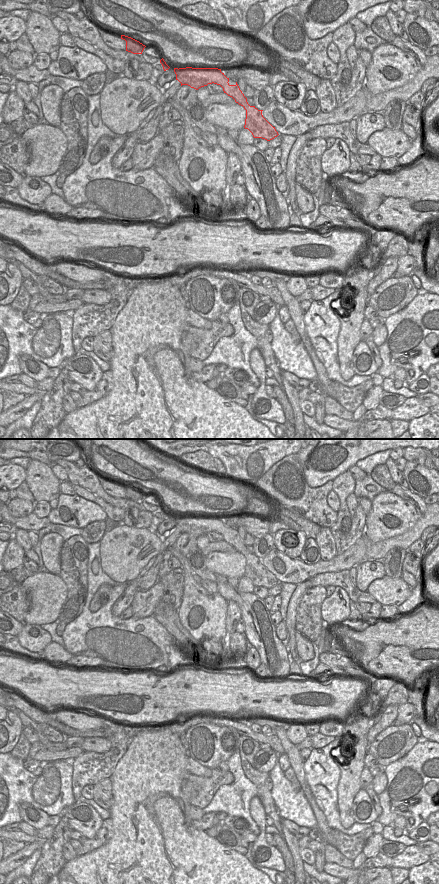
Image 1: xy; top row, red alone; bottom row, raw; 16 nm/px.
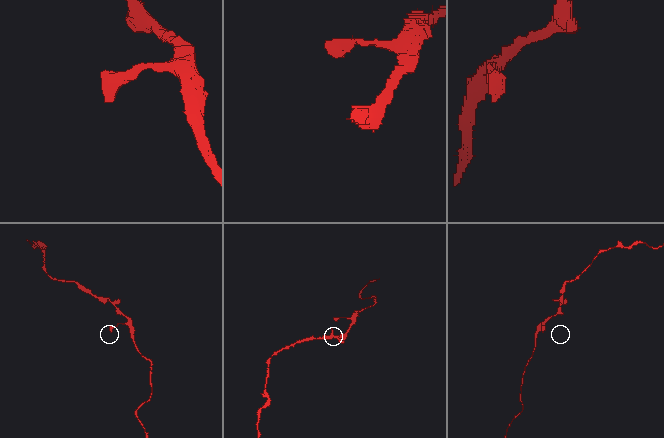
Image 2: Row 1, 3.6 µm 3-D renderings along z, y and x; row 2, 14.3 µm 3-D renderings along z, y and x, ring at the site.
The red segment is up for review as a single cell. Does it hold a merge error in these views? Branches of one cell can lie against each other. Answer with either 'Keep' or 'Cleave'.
Keep.

